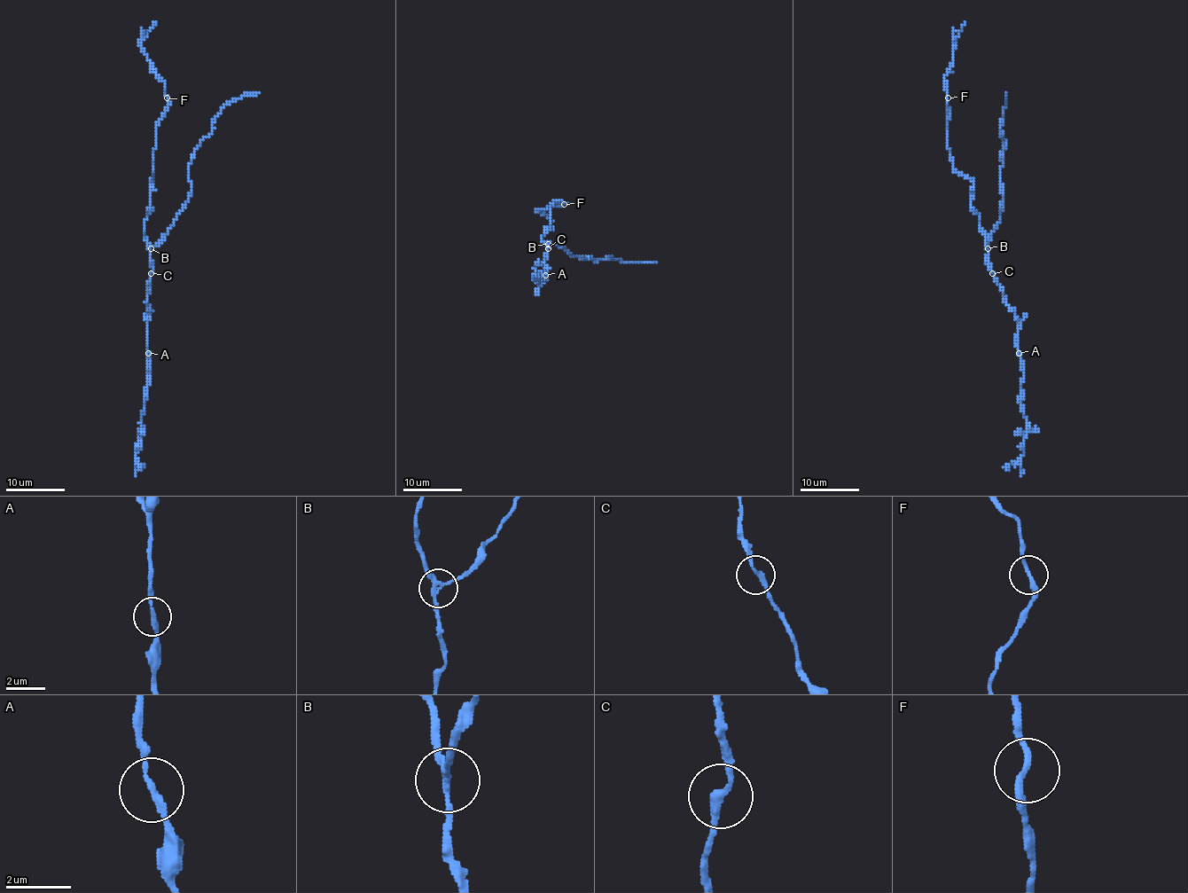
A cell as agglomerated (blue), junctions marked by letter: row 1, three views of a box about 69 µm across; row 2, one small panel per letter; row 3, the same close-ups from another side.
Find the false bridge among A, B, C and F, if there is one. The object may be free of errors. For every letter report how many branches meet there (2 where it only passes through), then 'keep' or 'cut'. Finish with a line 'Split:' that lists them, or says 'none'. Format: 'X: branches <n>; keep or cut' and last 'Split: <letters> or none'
A: branches 2; keep
B: branches 3; cut
C: branches 2; keep
F: branches 2; keep
Split: B

